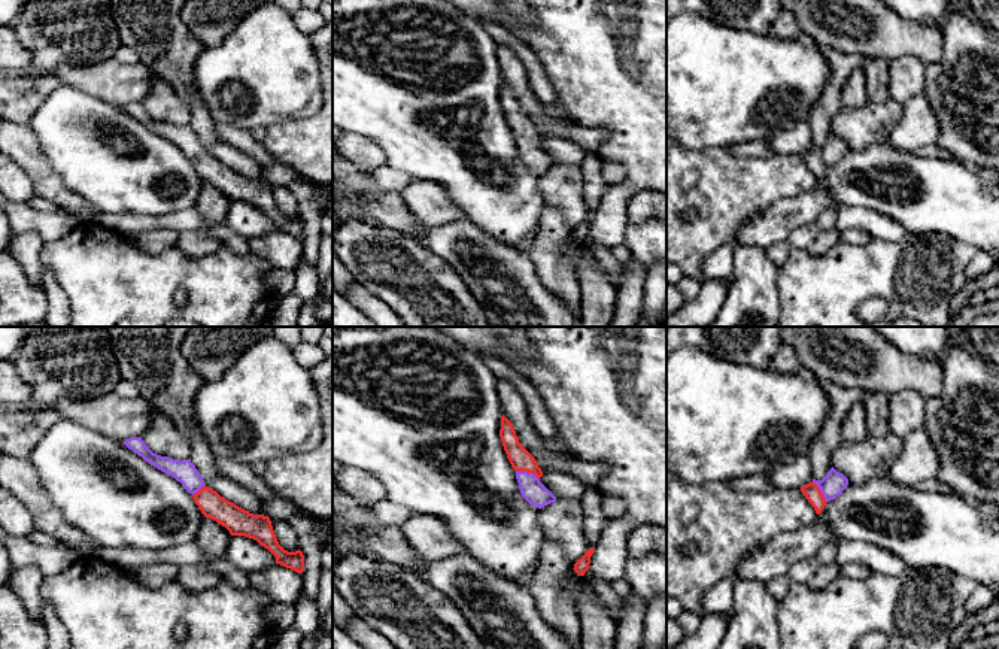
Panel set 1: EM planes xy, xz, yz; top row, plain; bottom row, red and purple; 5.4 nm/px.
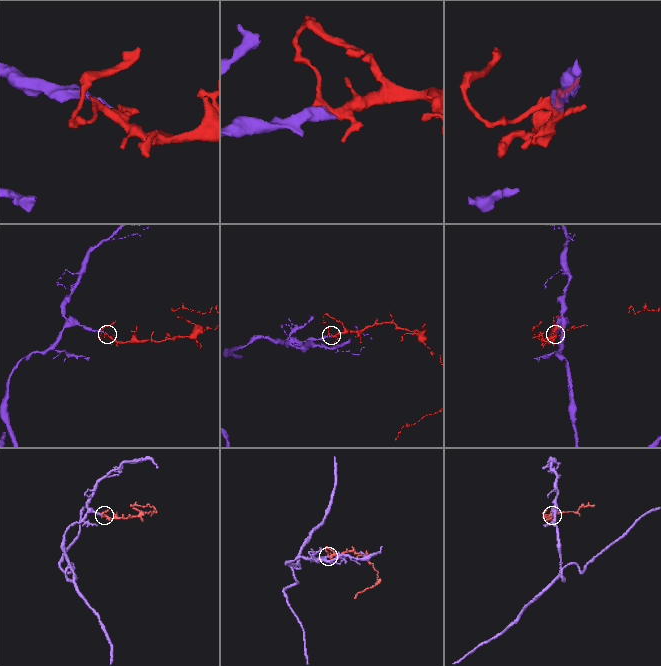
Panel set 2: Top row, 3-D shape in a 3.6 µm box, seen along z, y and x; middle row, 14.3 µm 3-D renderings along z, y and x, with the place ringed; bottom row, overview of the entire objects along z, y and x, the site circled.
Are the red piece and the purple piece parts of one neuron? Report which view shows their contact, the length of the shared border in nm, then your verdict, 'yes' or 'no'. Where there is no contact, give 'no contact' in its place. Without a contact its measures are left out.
meets red in xz; contact 140 nm long; yes

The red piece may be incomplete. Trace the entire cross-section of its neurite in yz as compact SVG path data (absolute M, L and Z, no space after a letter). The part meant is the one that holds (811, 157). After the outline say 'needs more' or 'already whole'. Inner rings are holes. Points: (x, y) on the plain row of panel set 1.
M832 133L822 146L813 145L801 157L820 181L826 169L841 161L847 151L848 145Z | needs more

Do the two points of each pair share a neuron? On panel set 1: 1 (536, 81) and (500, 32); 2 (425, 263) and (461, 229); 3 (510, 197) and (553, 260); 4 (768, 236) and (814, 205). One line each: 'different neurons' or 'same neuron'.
1: same neuron
2: different neurons
3: different neurons
4: same neuron

